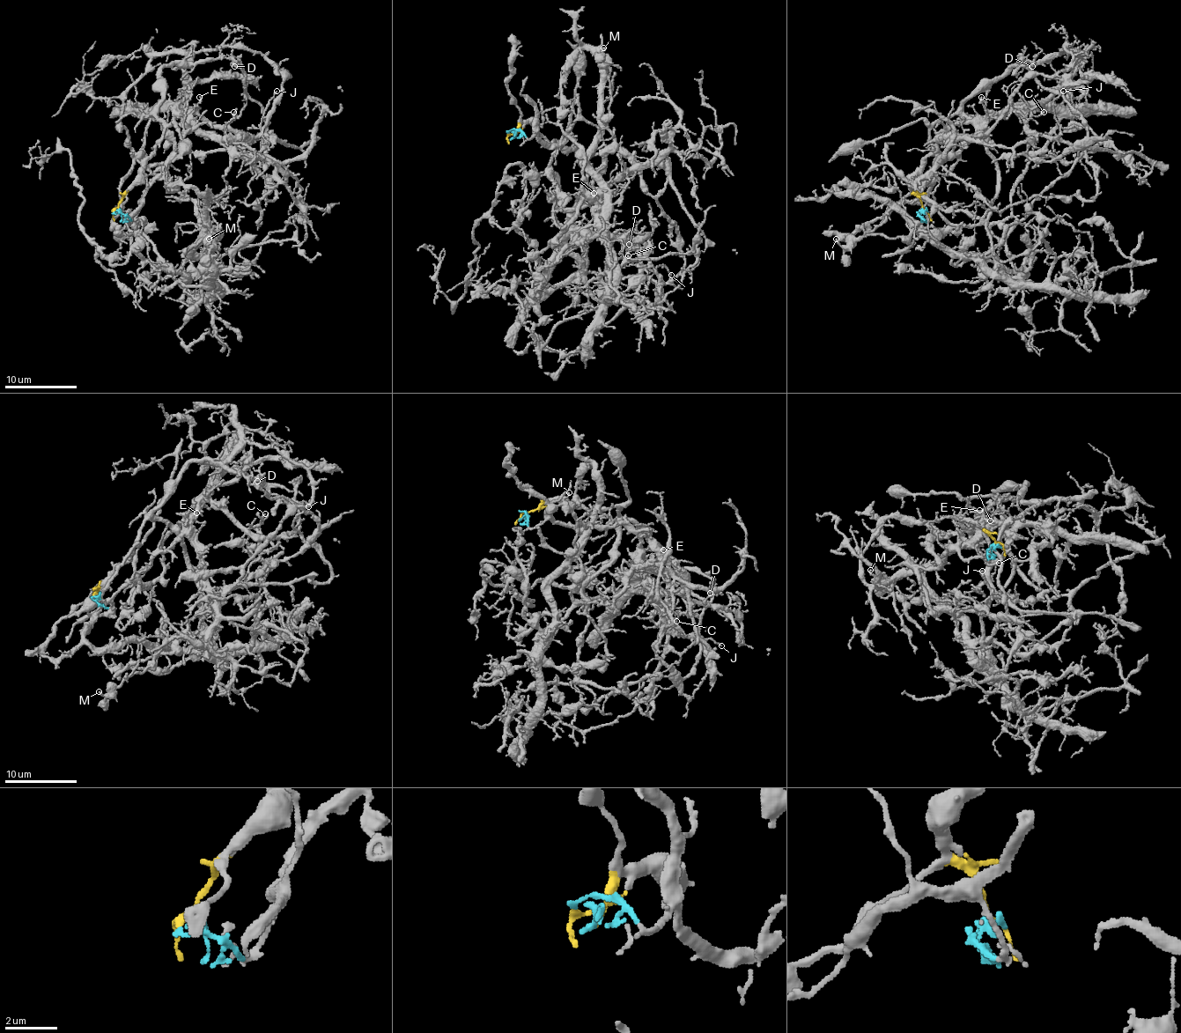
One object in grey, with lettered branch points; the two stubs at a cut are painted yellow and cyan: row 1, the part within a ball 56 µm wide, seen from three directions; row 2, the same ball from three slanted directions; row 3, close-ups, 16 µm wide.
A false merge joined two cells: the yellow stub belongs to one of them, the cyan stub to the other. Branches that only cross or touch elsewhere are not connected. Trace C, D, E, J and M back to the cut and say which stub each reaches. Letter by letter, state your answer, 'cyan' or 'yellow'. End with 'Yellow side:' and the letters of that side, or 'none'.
C: cyan
D: yellow
E: cyan
J: cyan
M: yellow
Yellow side: D, M

